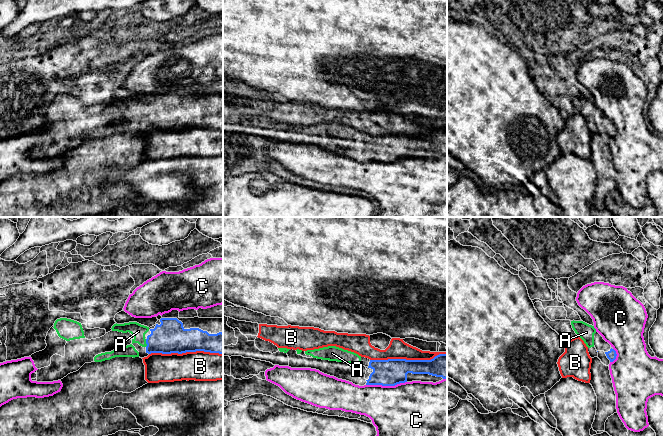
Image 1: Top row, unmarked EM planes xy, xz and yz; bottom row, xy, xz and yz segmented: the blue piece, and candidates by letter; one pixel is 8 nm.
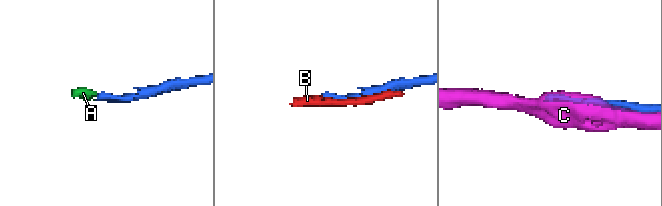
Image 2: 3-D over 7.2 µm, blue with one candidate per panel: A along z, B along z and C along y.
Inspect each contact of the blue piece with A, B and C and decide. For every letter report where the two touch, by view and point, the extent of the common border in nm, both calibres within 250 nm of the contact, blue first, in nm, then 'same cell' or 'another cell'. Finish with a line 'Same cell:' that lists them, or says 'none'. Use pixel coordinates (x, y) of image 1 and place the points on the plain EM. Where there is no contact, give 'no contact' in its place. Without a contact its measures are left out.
A: xy (146, 119) | 60 nm | 260/120 nm | same cell
B: xz (408, 136) | 600 nm | 220/160 nm | another cell
C: xz (386, 161) | 320 nm | 220/440 nm | another cell
Same cell: A

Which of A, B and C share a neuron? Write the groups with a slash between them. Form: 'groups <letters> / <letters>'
groups A / B / C

